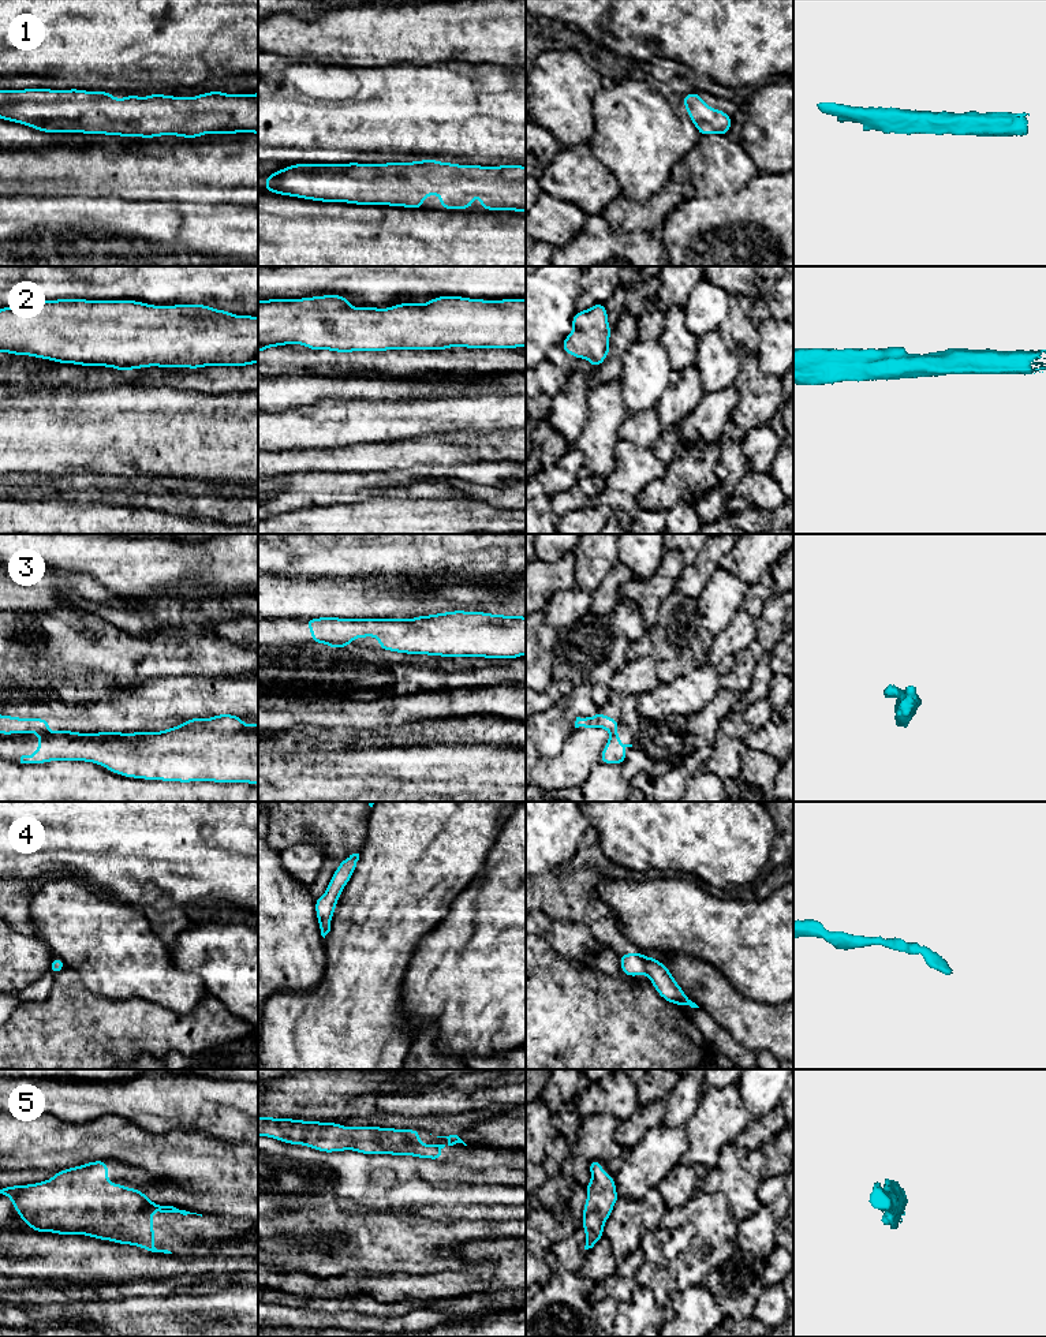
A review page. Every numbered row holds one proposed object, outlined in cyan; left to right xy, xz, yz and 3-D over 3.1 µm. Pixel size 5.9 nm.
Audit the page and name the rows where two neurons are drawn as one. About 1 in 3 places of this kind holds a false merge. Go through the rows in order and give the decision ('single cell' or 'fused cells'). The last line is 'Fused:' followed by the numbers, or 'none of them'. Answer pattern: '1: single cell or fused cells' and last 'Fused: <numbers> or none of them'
1: single cell
2: single cell
3: fused cells
4: single cell
5: single cell
Fused: 3

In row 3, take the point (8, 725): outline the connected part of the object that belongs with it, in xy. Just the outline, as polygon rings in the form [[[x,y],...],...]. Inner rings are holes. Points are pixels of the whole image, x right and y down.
[[[0,714],[0,735],[14,733],[46,733],[49,721],[46,718],[20,718]]]

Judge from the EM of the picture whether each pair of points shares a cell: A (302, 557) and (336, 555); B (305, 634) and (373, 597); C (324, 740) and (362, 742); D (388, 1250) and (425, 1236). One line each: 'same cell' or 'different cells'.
A: same cell
B: different cells
C: same cell
D: same cell

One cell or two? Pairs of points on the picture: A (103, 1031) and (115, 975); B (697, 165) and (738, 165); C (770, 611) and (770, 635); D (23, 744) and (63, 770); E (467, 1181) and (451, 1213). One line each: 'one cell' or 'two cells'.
A: two cells
B: one cell
C: one cell
D: two cells
E: two cells

